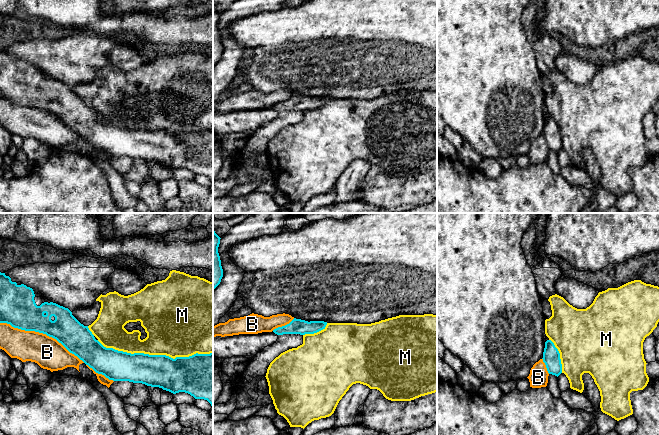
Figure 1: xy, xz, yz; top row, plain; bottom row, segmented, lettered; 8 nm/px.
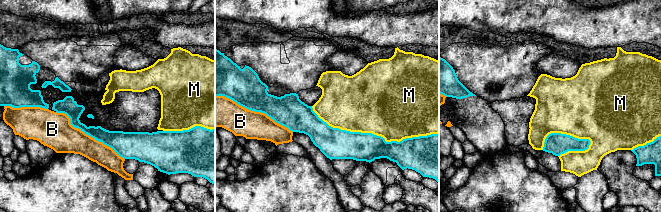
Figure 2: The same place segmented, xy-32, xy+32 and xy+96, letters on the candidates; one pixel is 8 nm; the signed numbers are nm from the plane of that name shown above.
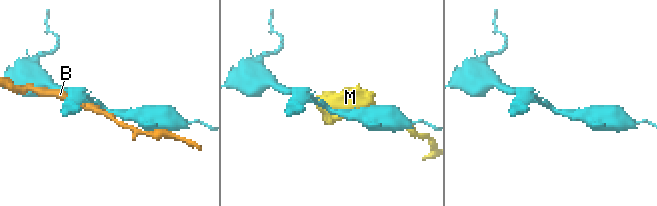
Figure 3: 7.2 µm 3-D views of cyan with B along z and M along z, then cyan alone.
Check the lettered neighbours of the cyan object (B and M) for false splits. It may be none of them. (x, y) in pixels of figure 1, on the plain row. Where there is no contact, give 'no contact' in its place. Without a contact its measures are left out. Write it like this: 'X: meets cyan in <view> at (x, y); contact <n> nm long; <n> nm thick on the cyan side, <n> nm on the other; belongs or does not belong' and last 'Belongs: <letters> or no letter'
B: meets cyan in xy at (42, 108); contact 750 nm long; 280 nm thick on the cyan side, 240 nm on the other; does not belong
M: meets cyan in xy at (155, 131); contact 950 nm long; 280 nm thick on the cyan side, 420 nm on the other; belongs
Belongs: M

